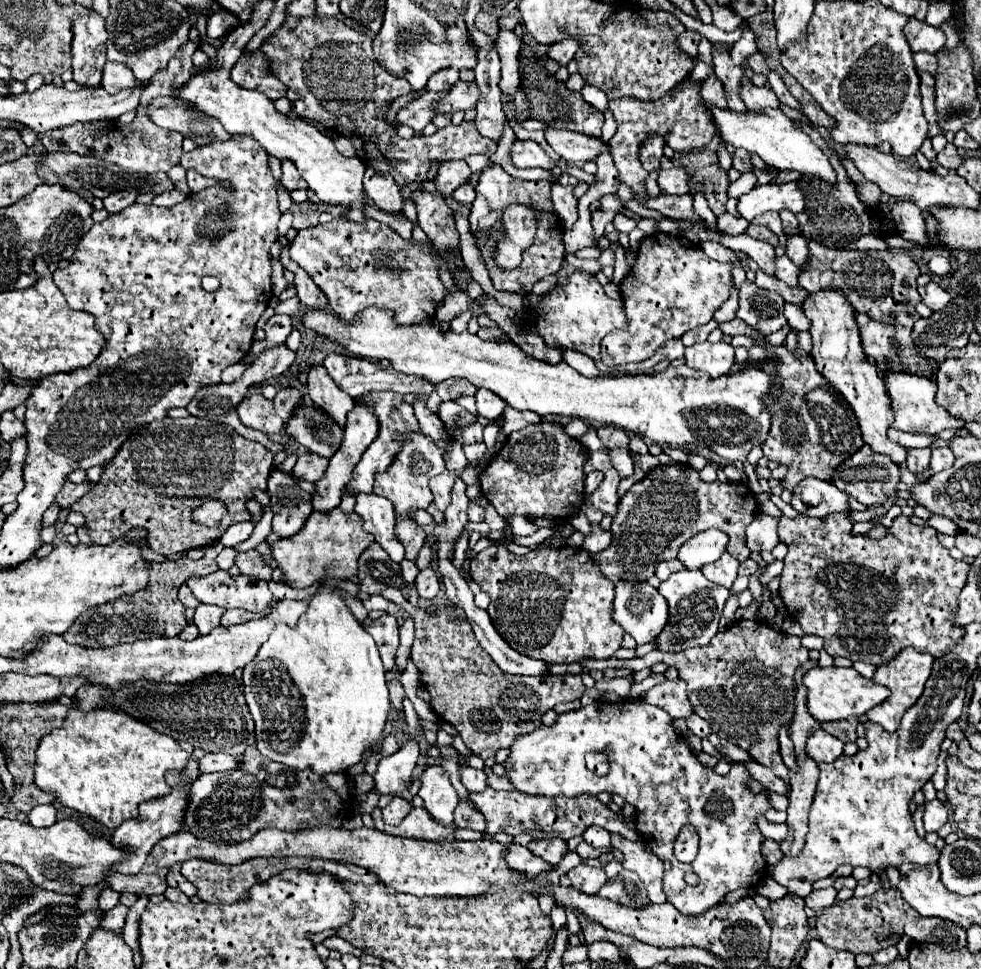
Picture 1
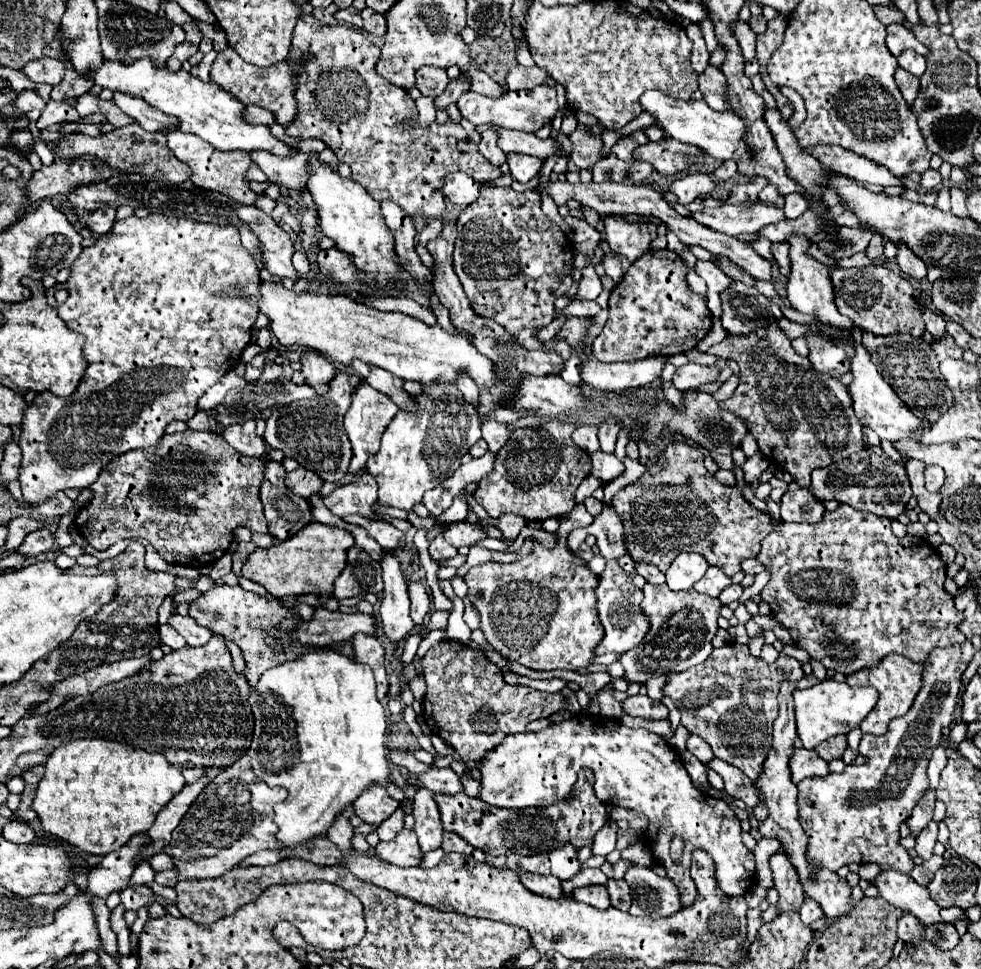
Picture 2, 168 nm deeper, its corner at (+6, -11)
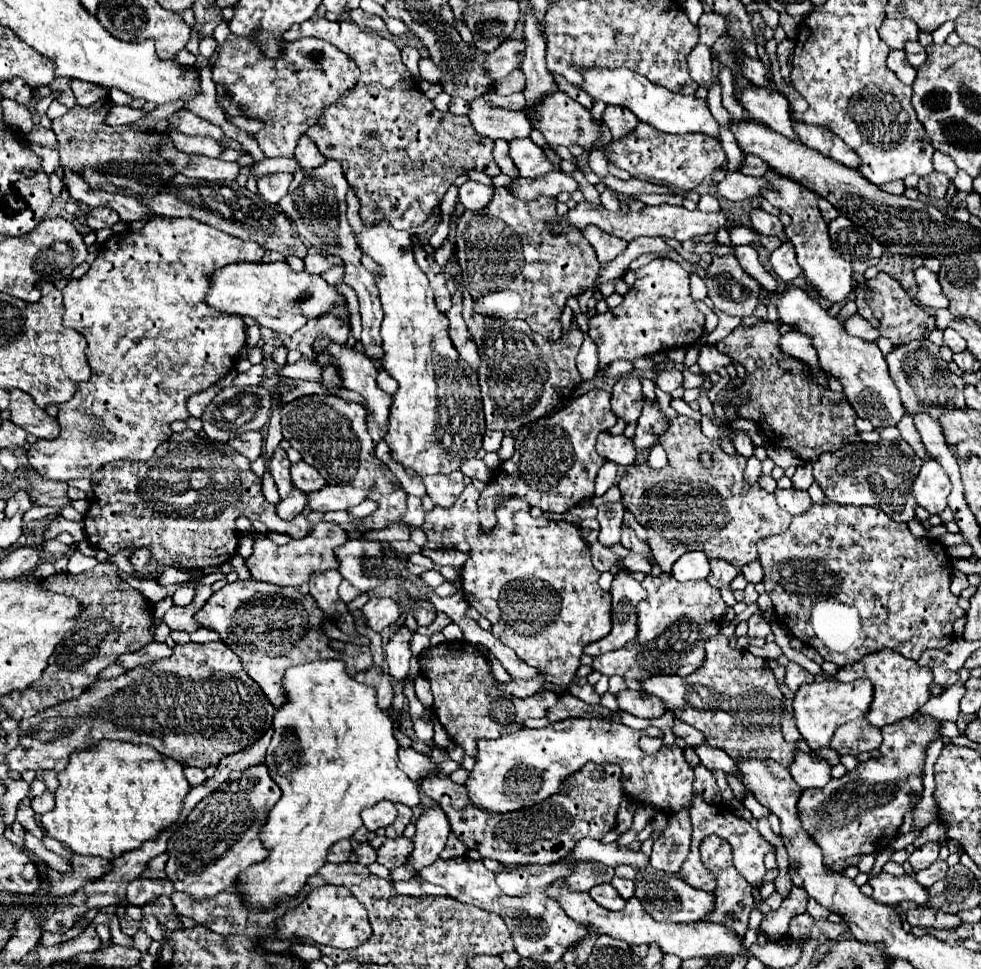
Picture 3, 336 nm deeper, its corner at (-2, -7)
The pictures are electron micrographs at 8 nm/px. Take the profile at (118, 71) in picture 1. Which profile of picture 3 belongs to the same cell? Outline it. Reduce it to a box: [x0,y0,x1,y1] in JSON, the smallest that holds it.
[169,110,225,142]

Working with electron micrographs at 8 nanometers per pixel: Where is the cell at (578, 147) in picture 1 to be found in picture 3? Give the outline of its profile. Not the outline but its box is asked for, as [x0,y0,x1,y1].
[469,94,533,140]

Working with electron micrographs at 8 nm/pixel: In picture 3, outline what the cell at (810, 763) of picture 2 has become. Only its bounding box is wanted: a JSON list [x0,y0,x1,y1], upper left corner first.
[789,750,831,790]

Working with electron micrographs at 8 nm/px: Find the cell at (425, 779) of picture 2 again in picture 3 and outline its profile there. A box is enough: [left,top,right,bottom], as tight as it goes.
[399,748,437,782]

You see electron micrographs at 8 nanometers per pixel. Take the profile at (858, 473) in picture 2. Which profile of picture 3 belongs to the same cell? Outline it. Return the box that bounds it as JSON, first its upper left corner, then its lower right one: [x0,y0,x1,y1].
[813,438,923,522]

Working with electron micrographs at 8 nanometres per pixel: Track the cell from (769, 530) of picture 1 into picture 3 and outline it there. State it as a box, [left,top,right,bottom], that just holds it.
[741,560,763,584]

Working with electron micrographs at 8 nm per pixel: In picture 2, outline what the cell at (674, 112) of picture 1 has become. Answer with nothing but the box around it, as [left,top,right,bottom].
[605,216,649,260]

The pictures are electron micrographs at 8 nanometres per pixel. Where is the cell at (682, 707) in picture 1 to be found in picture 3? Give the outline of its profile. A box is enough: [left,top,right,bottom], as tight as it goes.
[615,690,665,718]

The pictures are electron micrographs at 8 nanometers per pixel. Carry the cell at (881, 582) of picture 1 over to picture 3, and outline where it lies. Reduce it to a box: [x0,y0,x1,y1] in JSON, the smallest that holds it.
[757,500,963,666]

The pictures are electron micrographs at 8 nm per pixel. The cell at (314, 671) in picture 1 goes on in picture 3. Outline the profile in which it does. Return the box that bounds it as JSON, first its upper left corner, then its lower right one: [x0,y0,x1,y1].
[235,660,421,910]

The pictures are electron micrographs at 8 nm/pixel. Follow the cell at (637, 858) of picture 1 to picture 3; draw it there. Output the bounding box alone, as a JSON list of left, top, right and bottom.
[635,872,713,922]

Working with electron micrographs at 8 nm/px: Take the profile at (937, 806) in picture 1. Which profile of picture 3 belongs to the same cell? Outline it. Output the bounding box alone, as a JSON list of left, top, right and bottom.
[909,842,939,872]

